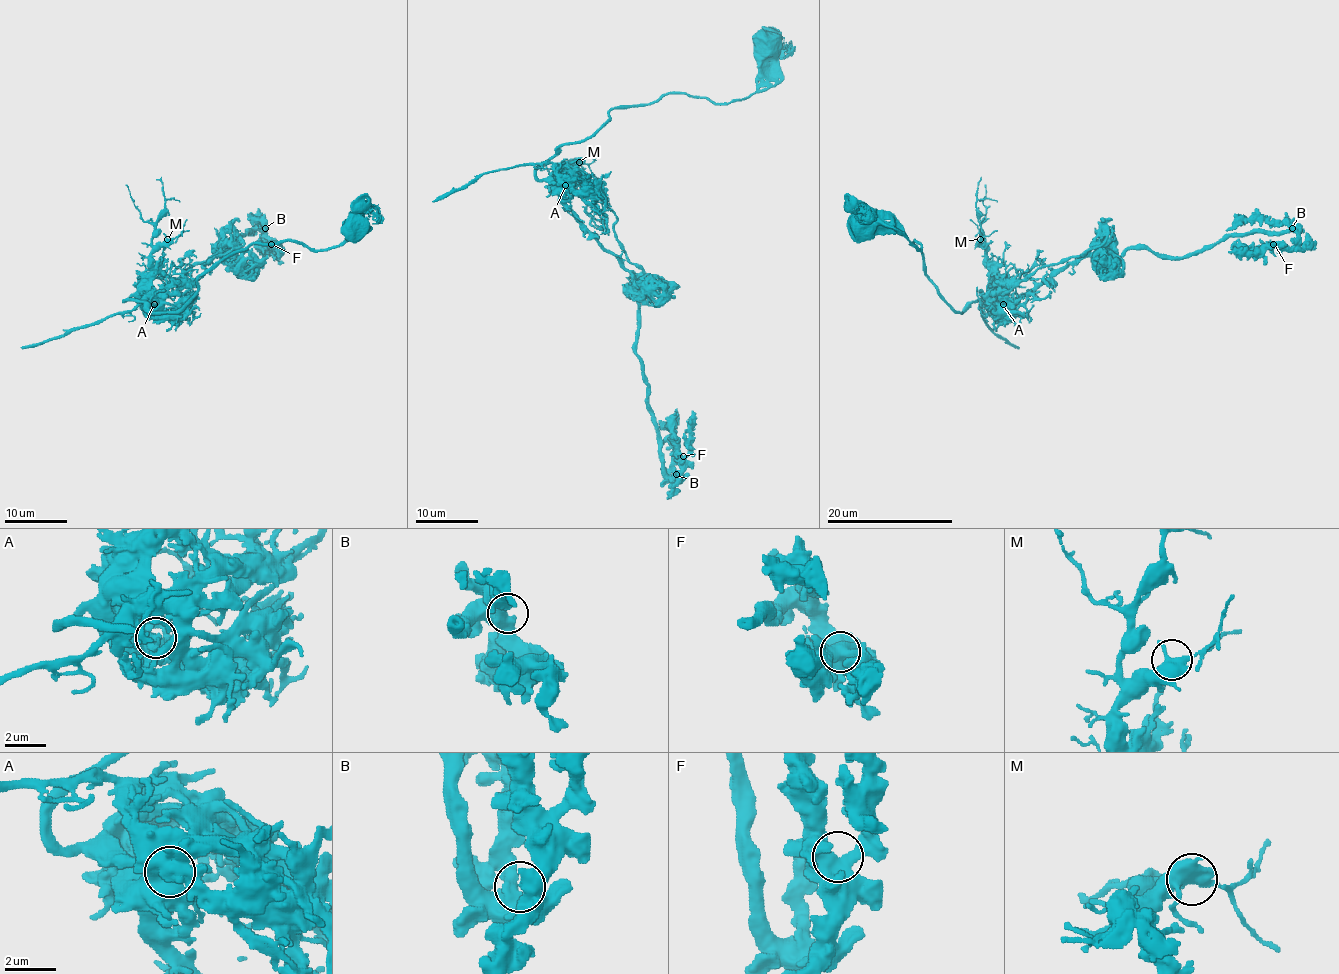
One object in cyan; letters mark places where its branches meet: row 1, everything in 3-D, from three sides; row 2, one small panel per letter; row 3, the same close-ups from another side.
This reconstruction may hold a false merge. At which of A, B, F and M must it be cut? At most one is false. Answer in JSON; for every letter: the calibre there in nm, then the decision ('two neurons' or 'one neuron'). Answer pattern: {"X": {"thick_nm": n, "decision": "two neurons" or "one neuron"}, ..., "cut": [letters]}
{"A": {"thick_nm": 650, "decision": "two neurons"}, "B": {"thick_nm": 600, "decision": "one neuron"}, "F": {"thick_nm": 550, "decision": "one neuron"}, "M": {"thick_nm": 440, "decision": "one neuron"}, "cut": ["A"]}

